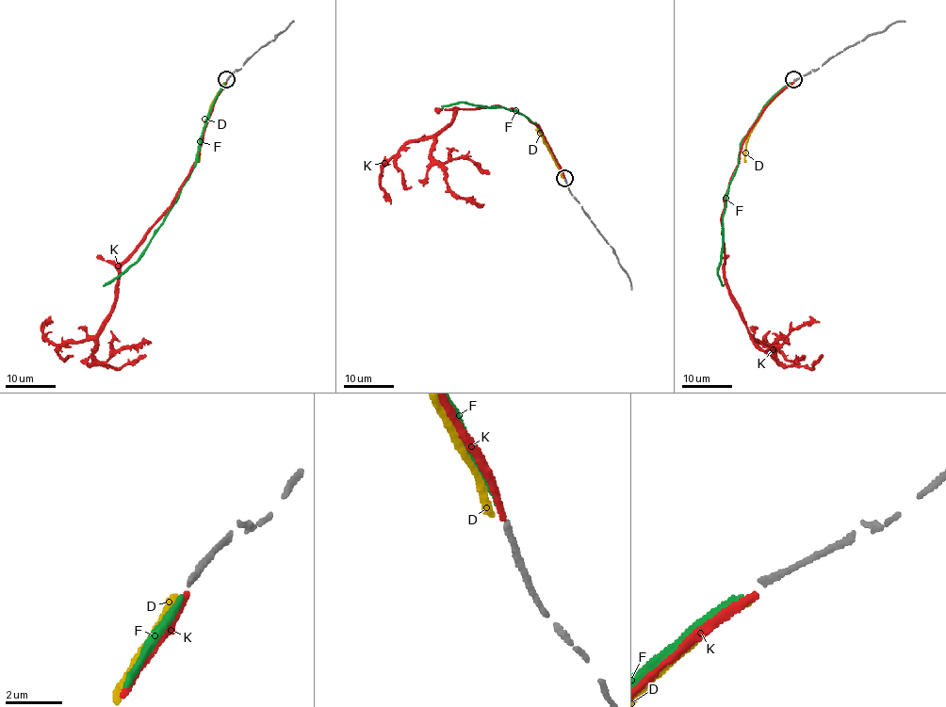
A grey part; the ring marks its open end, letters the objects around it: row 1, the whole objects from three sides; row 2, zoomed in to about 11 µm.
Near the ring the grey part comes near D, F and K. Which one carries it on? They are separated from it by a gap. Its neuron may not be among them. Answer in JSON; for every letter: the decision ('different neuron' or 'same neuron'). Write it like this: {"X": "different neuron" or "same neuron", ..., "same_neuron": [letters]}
{"D": "different neuron", "F": "same neuron", "K": "different neuron", "same_neuron": ["F"]}

